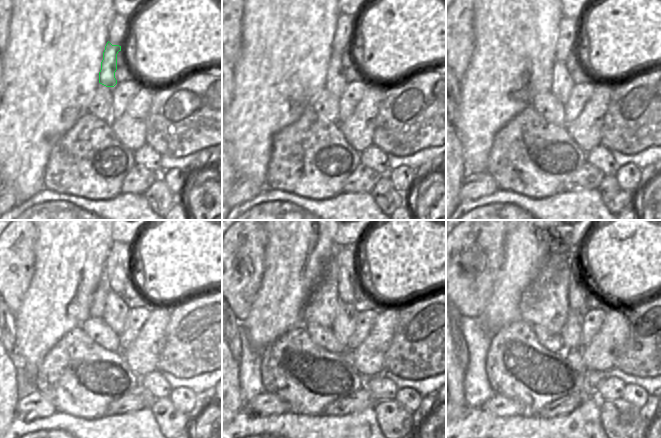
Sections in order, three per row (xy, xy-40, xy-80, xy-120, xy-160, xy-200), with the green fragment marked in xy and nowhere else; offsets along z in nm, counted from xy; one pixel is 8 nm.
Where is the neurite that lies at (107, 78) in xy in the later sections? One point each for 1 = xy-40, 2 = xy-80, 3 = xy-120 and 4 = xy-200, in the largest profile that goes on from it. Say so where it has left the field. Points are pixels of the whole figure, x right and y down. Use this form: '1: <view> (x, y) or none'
1: xy-40 (335, 83)
2: xy-80 (563, 83)
3: xy-120 (115, 313)
4: xy-200 (571, 332)

